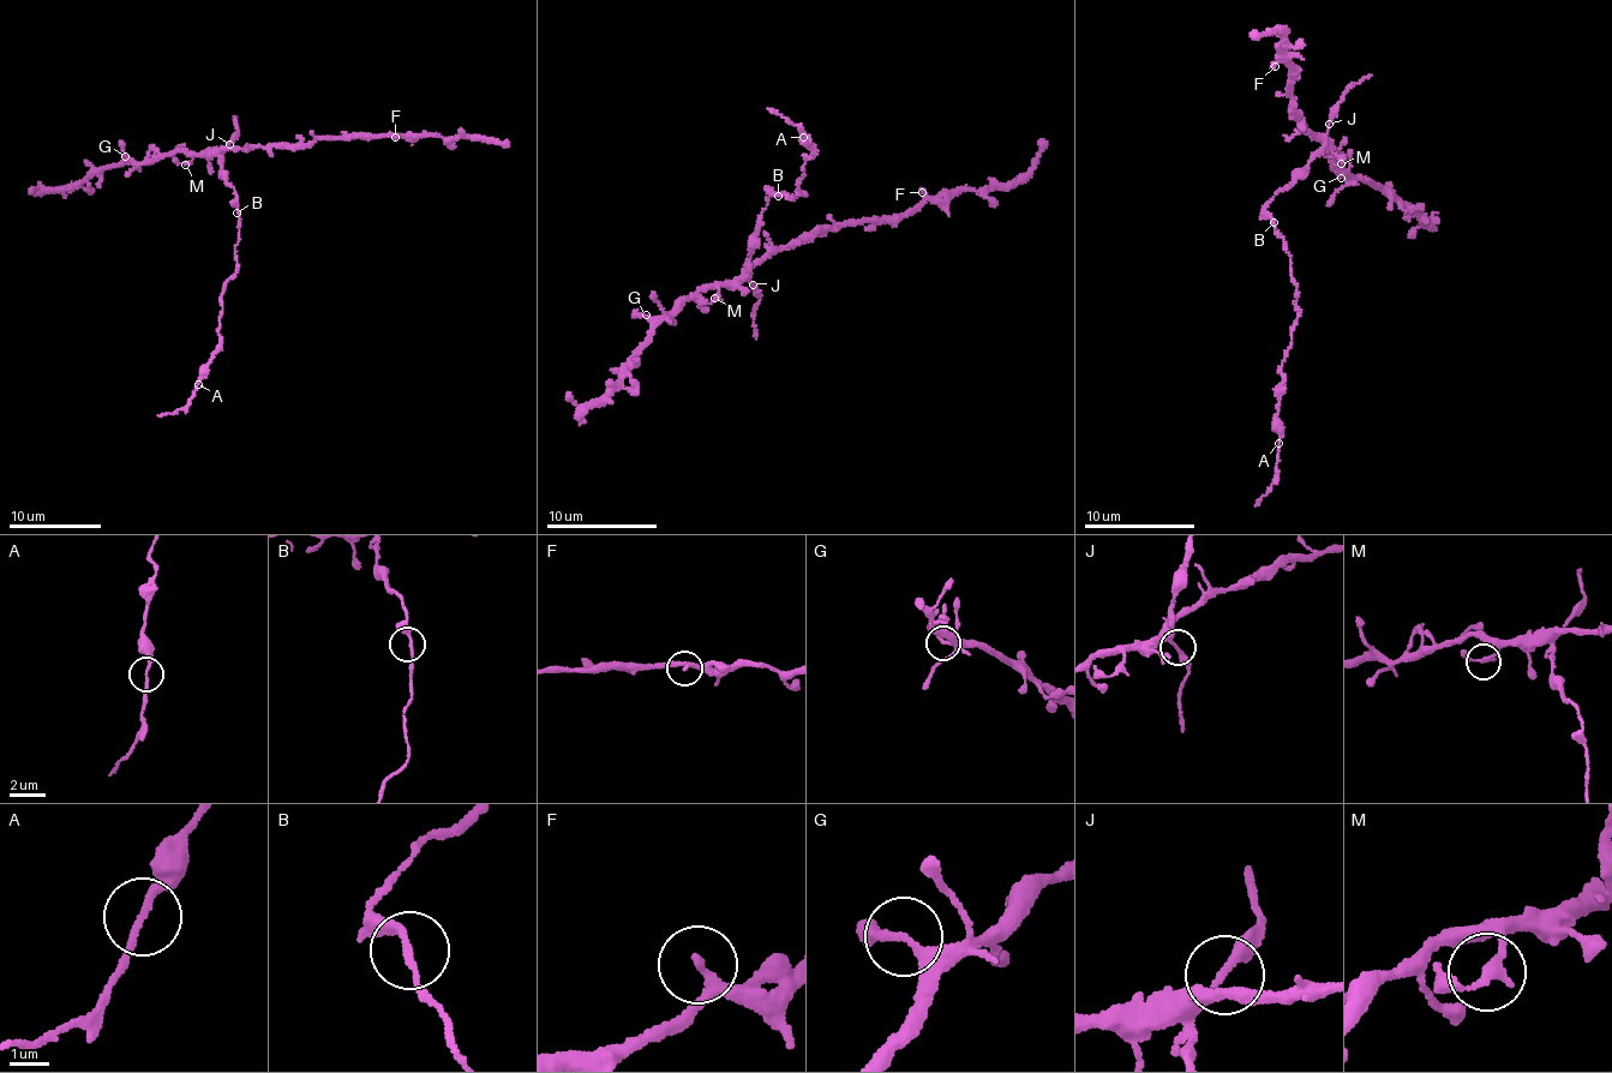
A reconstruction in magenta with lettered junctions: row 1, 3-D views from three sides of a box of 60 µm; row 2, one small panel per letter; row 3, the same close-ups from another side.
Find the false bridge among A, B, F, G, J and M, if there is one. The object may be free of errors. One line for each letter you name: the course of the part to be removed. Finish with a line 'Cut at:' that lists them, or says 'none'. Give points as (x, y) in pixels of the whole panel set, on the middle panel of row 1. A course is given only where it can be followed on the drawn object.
Cut at: none

